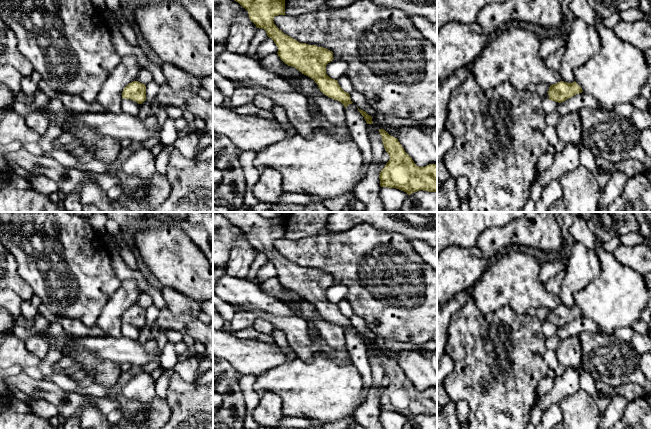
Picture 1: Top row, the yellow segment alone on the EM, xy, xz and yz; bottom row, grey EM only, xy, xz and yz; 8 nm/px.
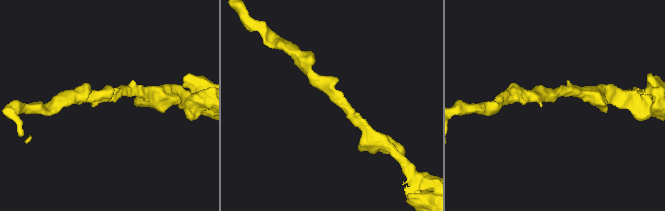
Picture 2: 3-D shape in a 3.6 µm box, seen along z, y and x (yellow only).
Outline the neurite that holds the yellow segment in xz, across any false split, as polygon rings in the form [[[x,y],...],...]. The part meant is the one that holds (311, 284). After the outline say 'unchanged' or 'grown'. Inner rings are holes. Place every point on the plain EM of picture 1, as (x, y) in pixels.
[[[259,212],[219,213],[248,235],[249,243],[257,252],[266,255],[278,271],[277,278],[285,288],[313,303],[324,319],[341,326],[345,332],[353,327],[350,318],[340,311],[338,305],[326,298],[326,289],[334,283],[333,276],[316,269],[300,267],[274,248],[275,240],[286,239],[283,217],[263,218]]]; unchanged

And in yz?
[[[560,305],[550,309],[548,319],[549,324],[561,327],[582,316],[582,312],[575,305],[573,307]]]; unchanged

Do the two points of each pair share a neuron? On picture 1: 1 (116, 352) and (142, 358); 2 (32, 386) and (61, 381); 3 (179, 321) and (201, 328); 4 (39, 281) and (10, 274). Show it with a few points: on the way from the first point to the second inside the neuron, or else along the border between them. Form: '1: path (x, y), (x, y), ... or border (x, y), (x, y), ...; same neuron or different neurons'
1: path (122, 352), (133, 352), (136, 354); same neuron
2: border (44, 377), (65, 391), (74, 393); different neurons
3: path (184, 322), (196, 328); same neuron
4: border (12, 255), (16, 262), (17, 273), (34, 293); different neurons

